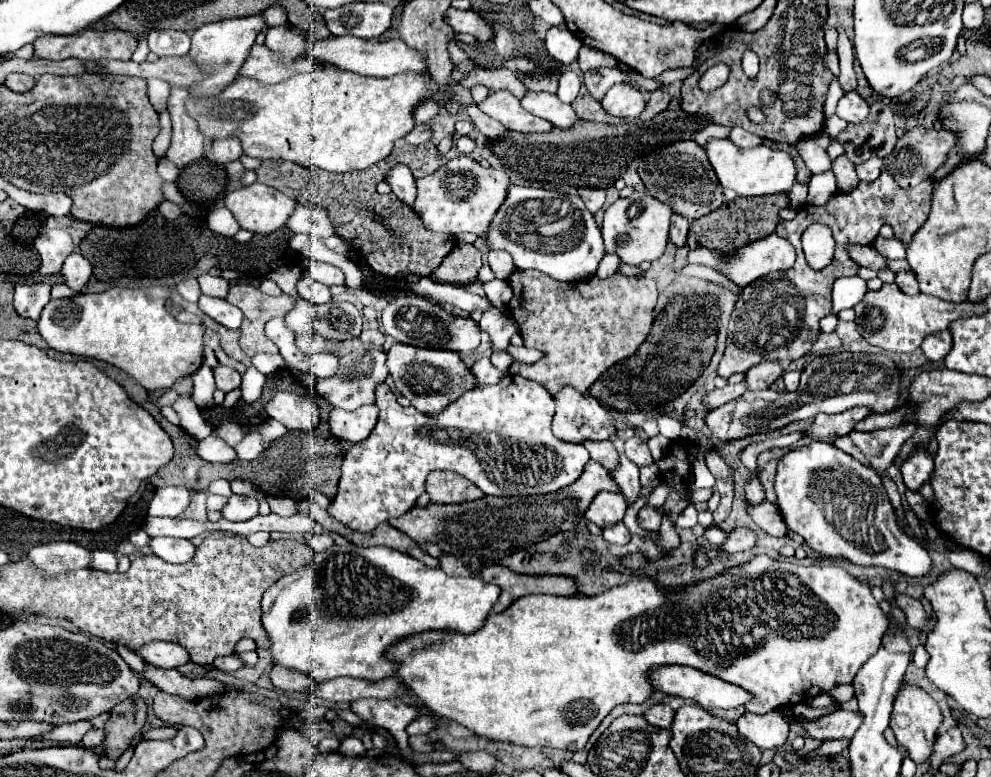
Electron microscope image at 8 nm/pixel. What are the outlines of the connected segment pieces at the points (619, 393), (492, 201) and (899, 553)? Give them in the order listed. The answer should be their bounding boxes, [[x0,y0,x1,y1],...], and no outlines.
[[590,297,718,411],[414,155,510,239],[774,441,930,577]]

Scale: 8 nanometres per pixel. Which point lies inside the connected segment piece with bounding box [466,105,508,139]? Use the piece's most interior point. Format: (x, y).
(492, 130)

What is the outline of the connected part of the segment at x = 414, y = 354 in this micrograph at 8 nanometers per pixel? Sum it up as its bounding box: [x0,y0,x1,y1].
[388,343,476,415]

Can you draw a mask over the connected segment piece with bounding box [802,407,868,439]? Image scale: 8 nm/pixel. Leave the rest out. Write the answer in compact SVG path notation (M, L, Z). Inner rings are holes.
M850 409L838 415L826 415L820 413L814 417L814 423L806 427L802 433L804 437L814 437L814 439L836 439L842 435L848 435L858 421L862 421L868 415L868 411L862 409Z

